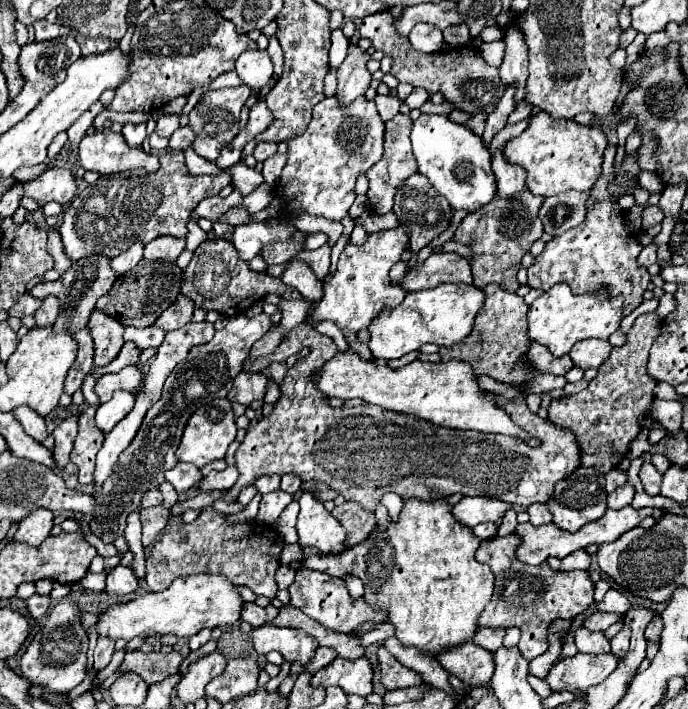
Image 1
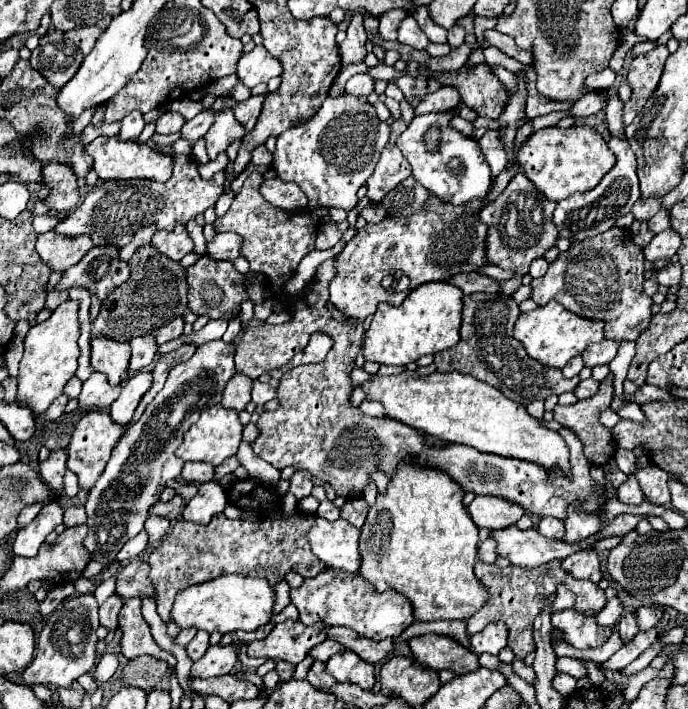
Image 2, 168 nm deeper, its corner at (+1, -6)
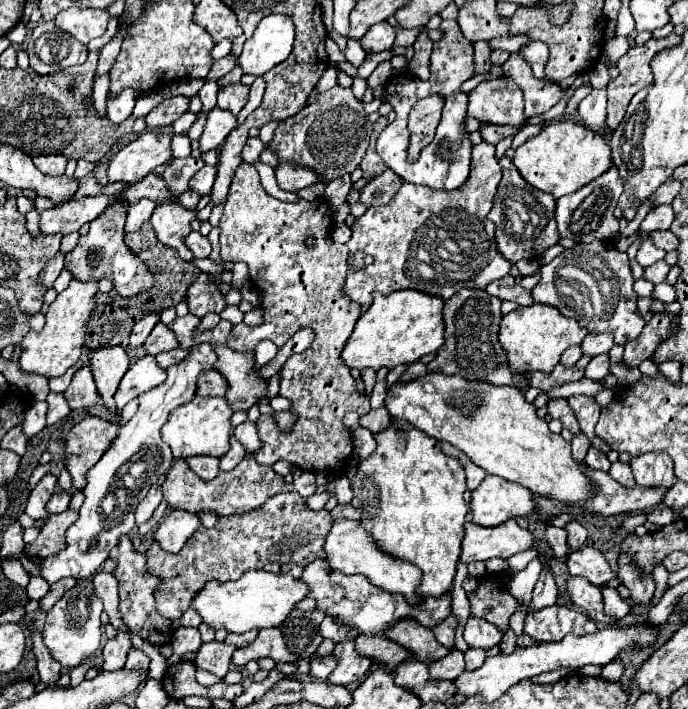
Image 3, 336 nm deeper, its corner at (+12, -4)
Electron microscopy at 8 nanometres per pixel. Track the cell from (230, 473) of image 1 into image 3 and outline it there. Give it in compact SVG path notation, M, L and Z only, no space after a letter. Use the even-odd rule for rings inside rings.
M178 509L172 511L168 517L164 517L160 527L154 531L154 539L160 543L162 549L178 553L186 543L186 539L192 537L192 533L198 527L202 527L198 513L188 513L184 509Z

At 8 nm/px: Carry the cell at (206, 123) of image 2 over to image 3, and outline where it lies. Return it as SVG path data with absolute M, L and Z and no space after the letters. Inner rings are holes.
M236 65L230 73L226 73L222 79L218 79L218 87L222 89L226 85L236 85L236 83L240 83L240 79L242 79L242 69Z

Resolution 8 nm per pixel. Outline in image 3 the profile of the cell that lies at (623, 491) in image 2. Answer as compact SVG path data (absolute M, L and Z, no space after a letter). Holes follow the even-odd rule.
M614 463L612 467L610 467L610 477L612 479L616 479L620 485L624 485L624 487L632 487L632 485L636 485L634 483L634 477L632 477L632 471L630 471L630 465L624 465L624 463Z

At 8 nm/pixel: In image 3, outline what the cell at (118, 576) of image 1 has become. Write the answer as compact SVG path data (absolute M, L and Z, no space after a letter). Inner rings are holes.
M118 631L116 637L108 639L104 649L102 649L102 655L104 655L102 669L104 671L116 671L116 669L124 667L126 655L130 649L132 649L132 641L130 641L128 631Z

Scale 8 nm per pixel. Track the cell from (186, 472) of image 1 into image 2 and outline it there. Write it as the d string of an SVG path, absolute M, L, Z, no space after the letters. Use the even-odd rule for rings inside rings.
M185 463L183 473L181 473L183 481L187 483L207 483L207 481L215 481L215 467L209 463Z

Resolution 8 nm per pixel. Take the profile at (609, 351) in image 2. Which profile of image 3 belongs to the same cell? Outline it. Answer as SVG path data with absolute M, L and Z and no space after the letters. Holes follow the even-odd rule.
M588 333L582 341L582 353L588 357L596 357L602 353L608 353L614 345L612 333Z

